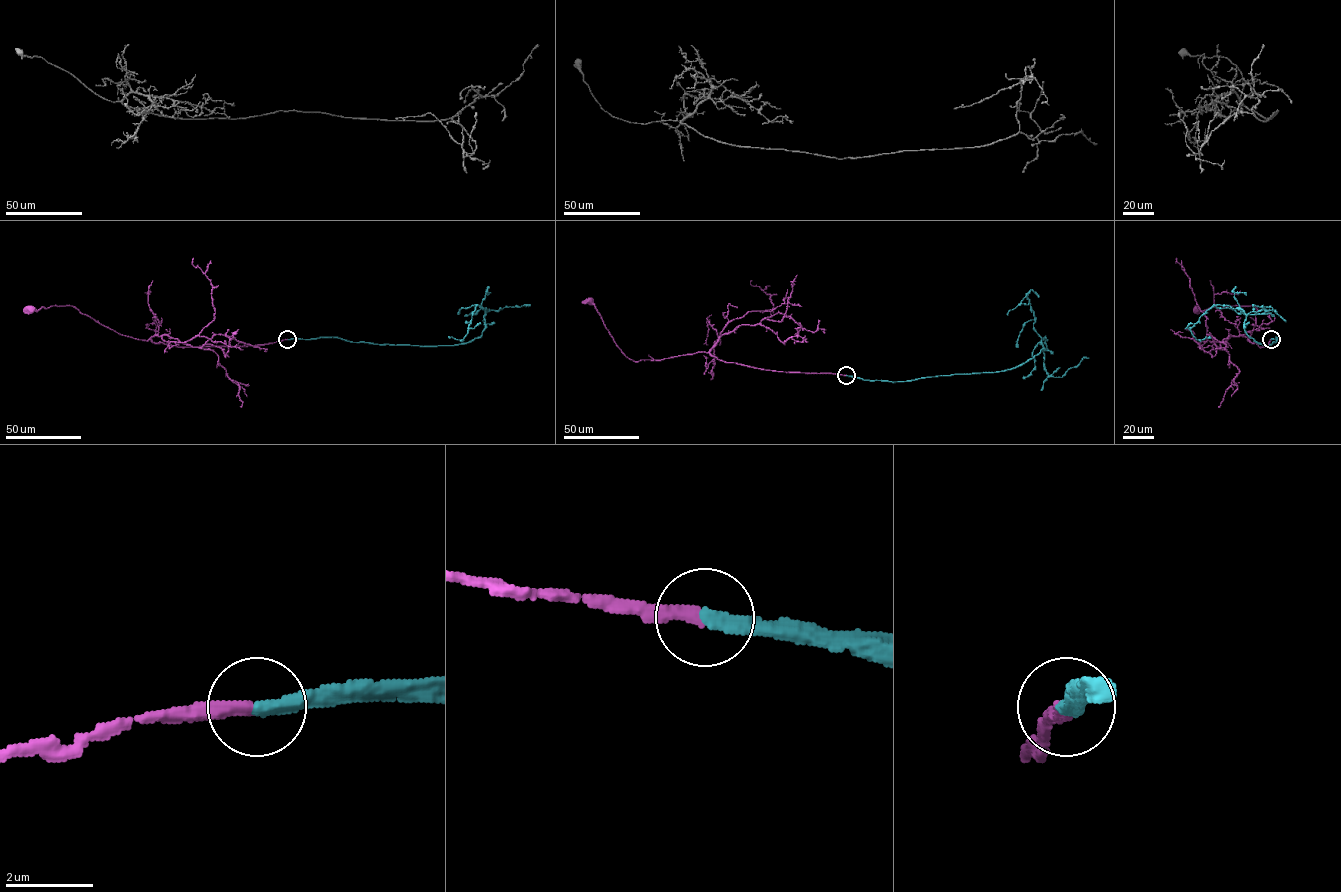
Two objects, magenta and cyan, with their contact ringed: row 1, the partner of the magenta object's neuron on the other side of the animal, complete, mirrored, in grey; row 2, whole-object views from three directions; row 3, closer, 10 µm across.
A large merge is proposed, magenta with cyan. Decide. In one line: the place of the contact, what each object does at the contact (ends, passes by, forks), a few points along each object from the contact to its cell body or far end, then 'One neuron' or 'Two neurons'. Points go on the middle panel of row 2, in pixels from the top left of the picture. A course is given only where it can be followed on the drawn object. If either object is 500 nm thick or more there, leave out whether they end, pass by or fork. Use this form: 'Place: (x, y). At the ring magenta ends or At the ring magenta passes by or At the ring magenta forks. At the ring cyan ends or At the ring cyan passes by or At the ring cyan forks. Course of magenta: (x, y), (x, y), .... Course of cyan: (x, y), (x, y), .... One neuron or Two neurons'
Place: (846, 375). At the ring magenta ends. At the ring cyan ends. Course of magenta: (846, 375), (768, 370), (725, 362), (700, 352), (634, 361), (614, 341), (589, 301). Course of cyan: (846, 375), (896, 381), (1010, 370), (1044, 349), (1041, 337), (1034, 328), (1033, 311), (1026, 294), (1006, 314). One neuron

